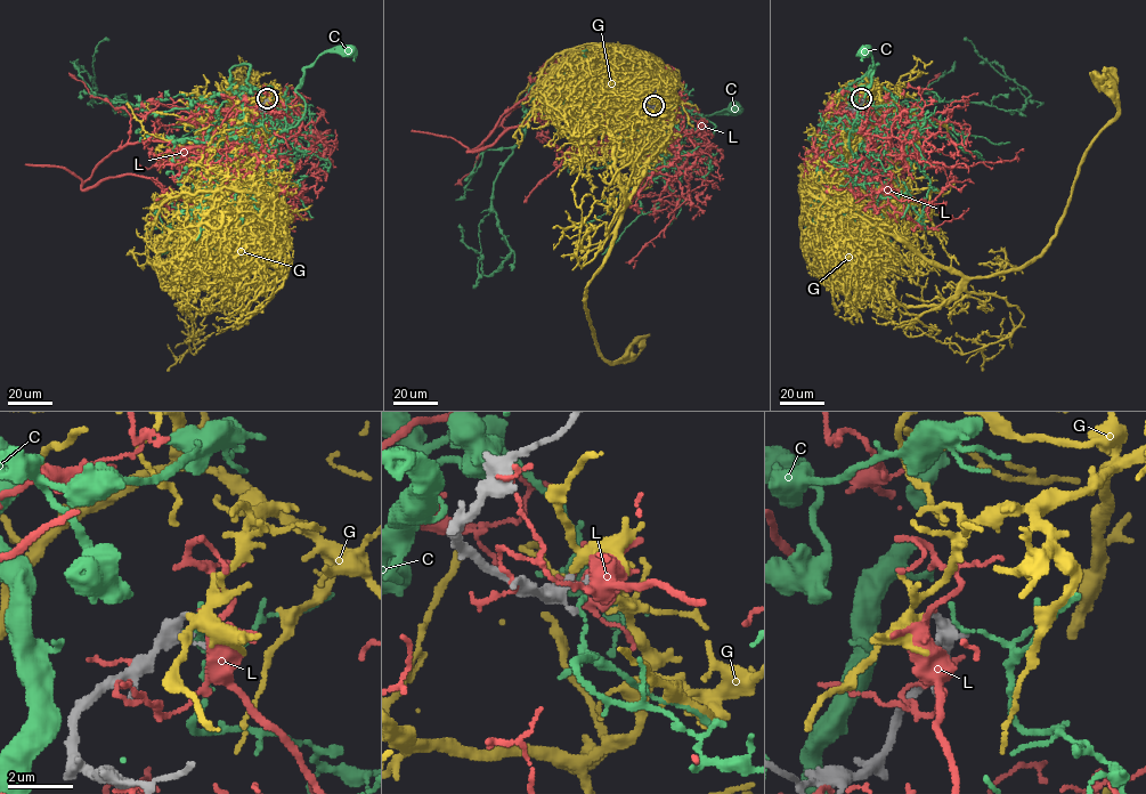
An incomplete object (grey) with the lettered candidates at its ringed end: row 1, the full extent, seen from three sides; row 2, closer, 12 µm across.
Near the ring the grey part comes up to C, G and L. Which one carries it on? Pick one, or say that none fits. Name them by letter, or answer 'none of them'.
G

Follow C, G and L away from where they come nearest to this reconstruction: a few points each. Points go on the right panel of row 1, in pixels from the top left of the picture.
C: (863, 99), (874, 108), (878, 106), (864, 106), (852, 129), (874, 69), (874, 58), (864, 49)
G: (861, 98), (874, 89), (848, 164), (855, 201), (932, 260), (989, 277), (1041, 251), (1115, 116), (1089, 72)
L: (861, 100), (880, 138), (861, 194), (879, 175), (907, 189), (886, 164)

